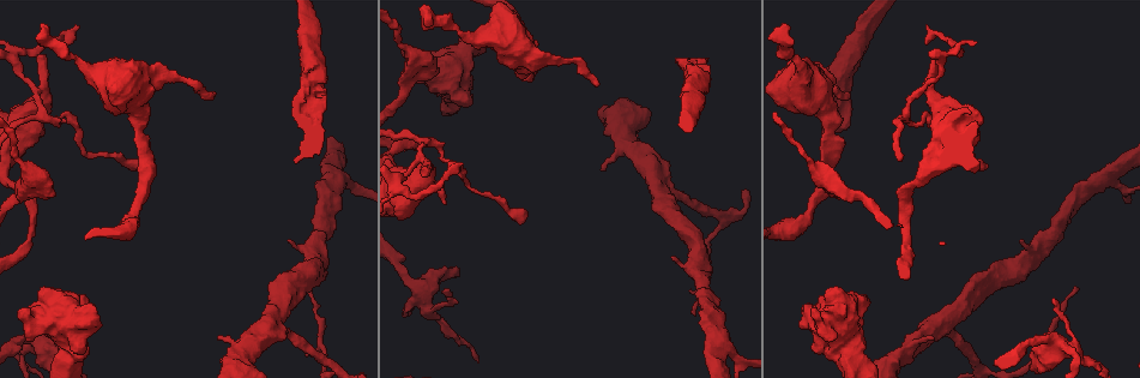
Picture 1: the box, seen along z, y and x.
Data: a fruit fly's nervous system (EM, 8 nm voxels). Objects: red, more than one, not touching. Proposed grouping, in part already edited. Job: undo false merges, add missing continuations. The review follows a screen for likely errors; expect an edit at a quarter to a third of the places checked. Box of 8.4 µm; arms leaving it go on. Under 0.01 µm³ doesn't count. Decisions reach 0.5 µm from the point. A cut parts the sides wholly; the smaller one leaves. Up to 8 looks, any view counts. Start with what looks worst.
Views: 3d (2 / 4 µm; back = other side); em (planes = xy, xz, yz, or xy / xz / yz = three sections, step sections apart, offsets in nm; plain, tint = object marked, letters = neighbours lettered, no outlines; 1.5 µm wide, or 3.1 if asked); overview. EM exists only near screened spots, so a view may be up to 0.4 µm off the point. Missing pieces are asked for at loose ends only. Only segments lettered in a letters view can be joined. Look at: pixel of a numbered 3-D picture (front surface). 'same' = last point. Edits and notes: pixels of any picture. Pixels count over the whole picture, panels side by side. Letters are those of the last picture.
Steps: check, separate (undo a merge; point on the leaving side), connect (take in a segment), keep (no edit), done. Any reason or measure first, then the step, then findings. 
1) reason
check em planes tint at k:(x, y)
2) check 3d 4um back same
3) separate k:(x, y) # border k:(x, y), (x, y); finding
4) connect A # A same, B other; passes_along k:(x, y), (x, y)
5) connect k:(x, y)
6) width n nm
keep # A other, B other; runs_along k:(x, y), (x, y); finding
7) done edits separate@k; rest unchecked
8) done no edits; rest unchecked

branch stops here
check 3d 4um at 1:(677, 61)

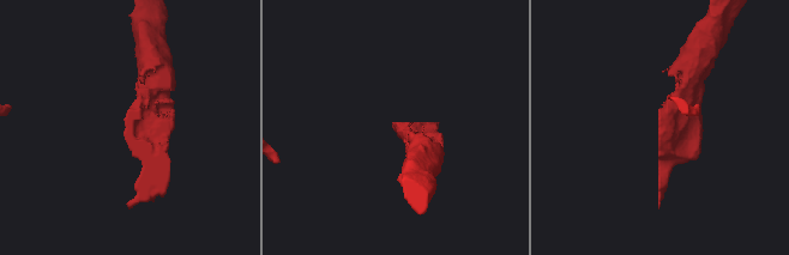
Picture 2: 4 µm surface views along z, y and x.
need the tissue
check em xz step 8 tint at 2:(393, 123)

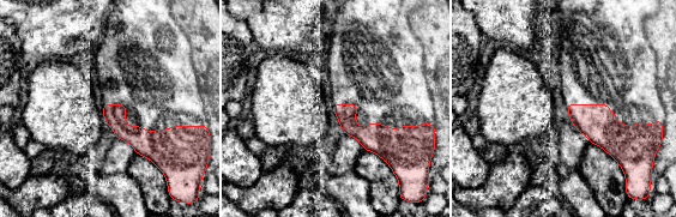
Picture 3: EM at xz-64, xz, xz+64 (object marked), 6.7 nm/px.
another direction
check em planes letters same

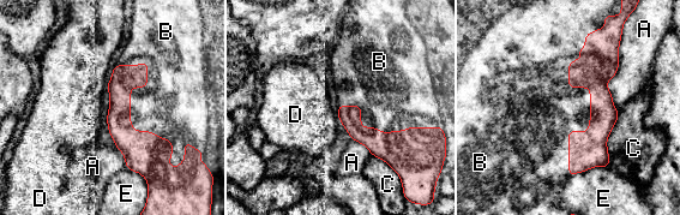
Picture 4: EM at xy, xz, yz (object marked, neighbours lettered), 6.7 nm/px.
width 140 nm
connect B # A other, B same, C other, D other, E other; passes_along 4:(600, 64), (590, 100), (554, 108); it goes on there

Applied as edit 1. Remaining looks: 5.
check overview

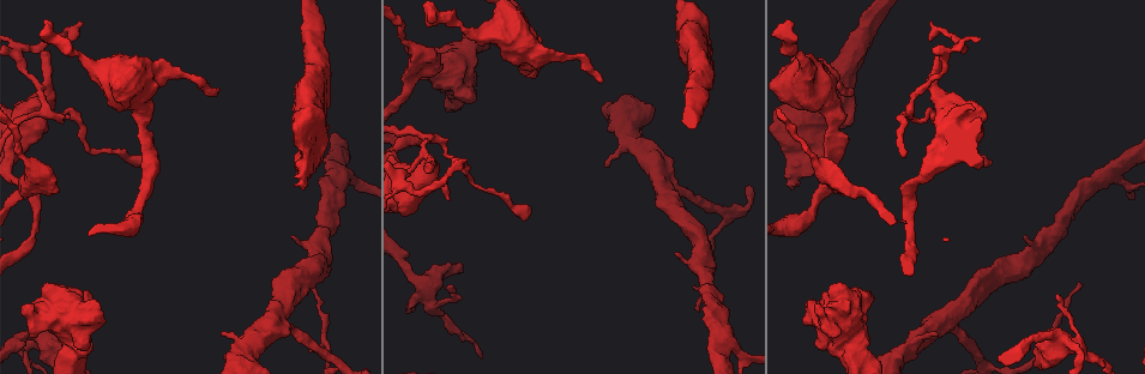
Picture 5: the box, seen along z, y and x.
thin arm on a thick one
check 3d 4um at 5:(47, 90)

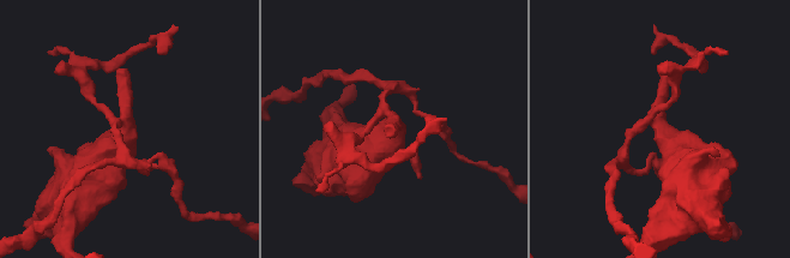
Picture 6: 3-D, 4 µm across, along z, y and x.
check em xz step 8 letters at 6:(121, 122)

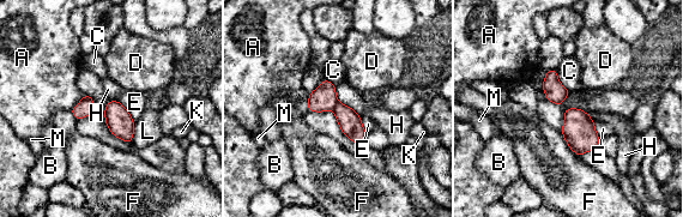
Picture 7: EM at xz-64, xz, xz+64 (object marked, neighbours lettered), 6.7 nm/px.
check em planes letters same

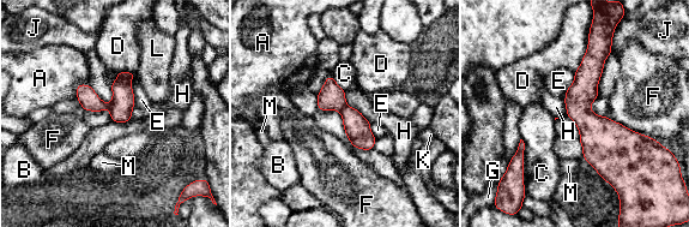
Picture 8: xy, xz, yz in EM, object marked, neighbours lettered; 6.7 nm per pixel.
width 160 nm
separate 8:(331, 97) # A other, B other, C other, D other, E other, F other, G other, H other, J other, K other, L other, M other; border 8:(345, 105), (339, 111); two neurons meet here

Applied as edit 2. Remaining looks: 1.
tapers out
check em xz step 4 letters at 5:(216, 89)

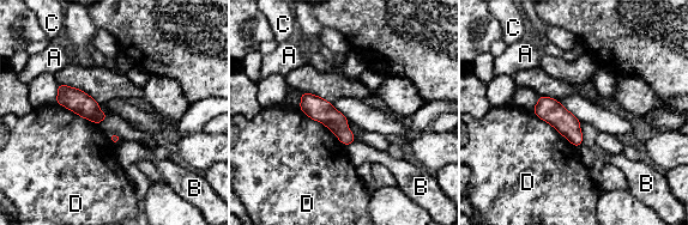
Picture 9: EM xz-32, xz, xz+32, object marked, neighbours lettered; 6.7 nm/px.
longest_contact D 420 nm
keep # A other, B other, C other, D other; border 9:(297, 108), (324, 123), (345, 146); none of them fits

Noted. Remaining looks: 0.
done edits connect@4, separate@8; rest unchecked

